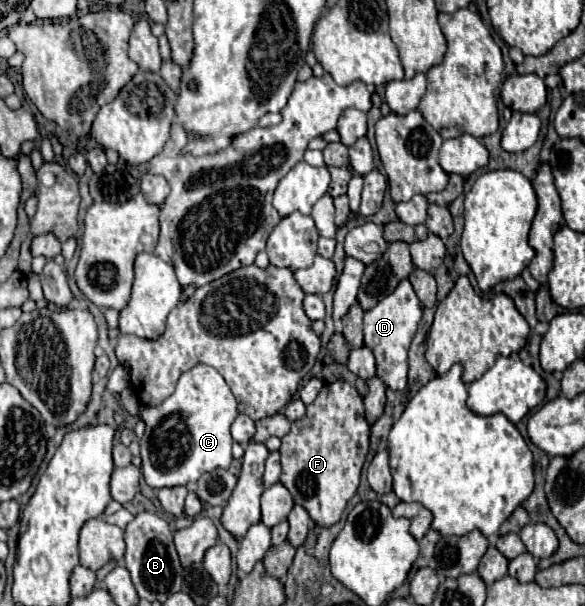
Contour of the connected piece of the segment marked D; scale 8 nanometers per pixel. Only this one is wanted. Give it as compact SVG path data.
M402 280L392 294L380 300L372 310L364 314L364 344L374 350L376 356L376 376L384 380L384 384L392 390L402 390L406 386L408 374L408 348L416 334L418 322L422 318L422 304L410 284L410 280Z

